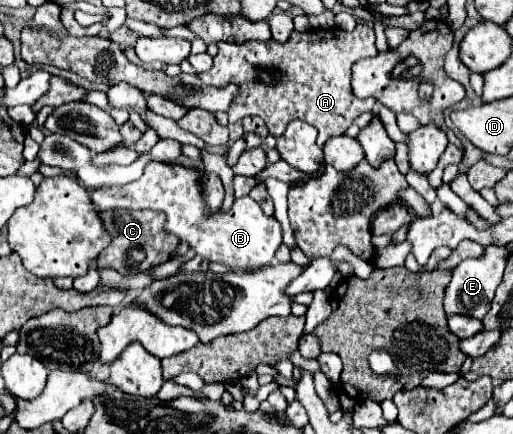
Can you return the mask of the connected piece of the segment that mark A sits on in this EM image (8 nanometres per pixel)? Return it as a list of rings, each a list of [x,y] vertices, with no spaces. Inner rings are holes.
[[[358,22],[352,32],[346,32],[342,28],[330,28],[330,30],[310,30],[310,32],[292,32],[288,42],[280,44],[276,40],[268,42],[244,42],[244,44],[234,44],[234,42],[218,42],[218,54],[214,56],[214,64],[210,70],[200,72],[198,78],[204,84],[212,86],[224,86],[228,82],[240,84],[244,92],[236,96],[232,102],[232,108],[228,110],[228,120],[236,122],[248,114],[260,116],[270,134],[280,136],[290,120],[304,120],[312,124],[318,131],[317,144],[322,148],[328,138],[344,134],[346,128],[354,122],[356,116],[370,112],[376,104],[374,98],[356,98],[352,92],[352,64],[366,58],[366,56],[376,56],[378,50],[374,46],[374,28],[370,28],[364,22]]]

